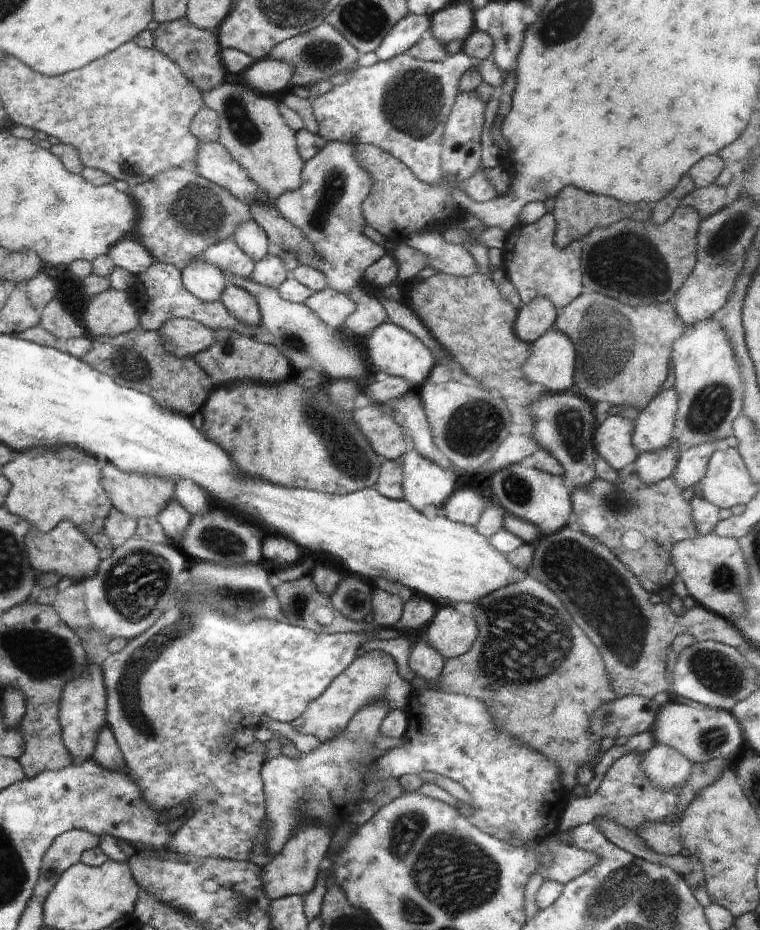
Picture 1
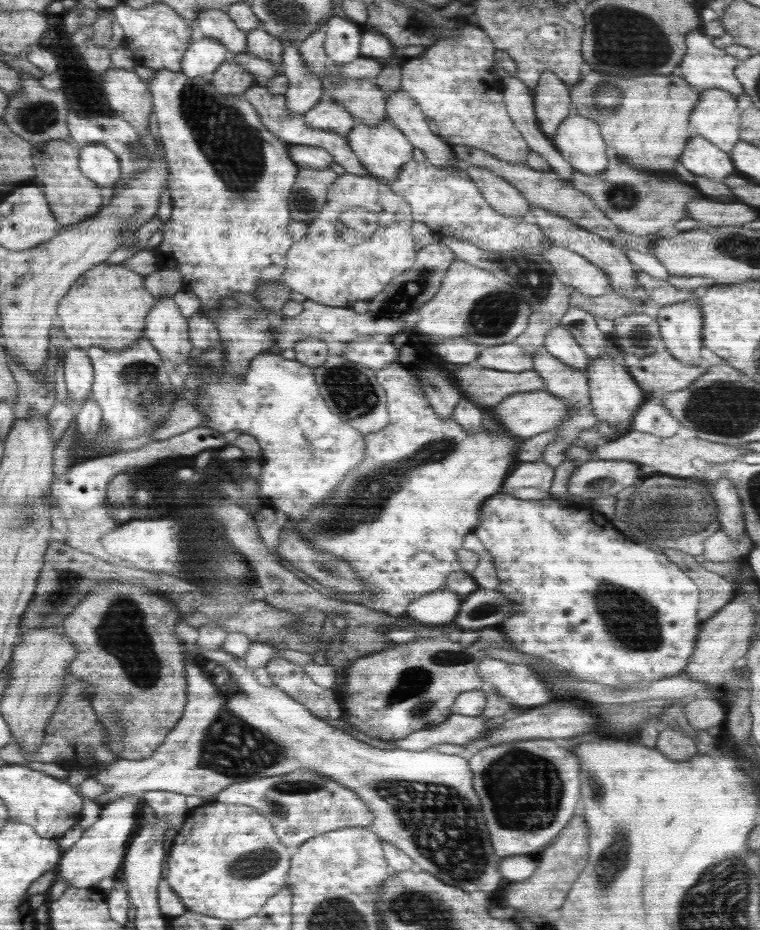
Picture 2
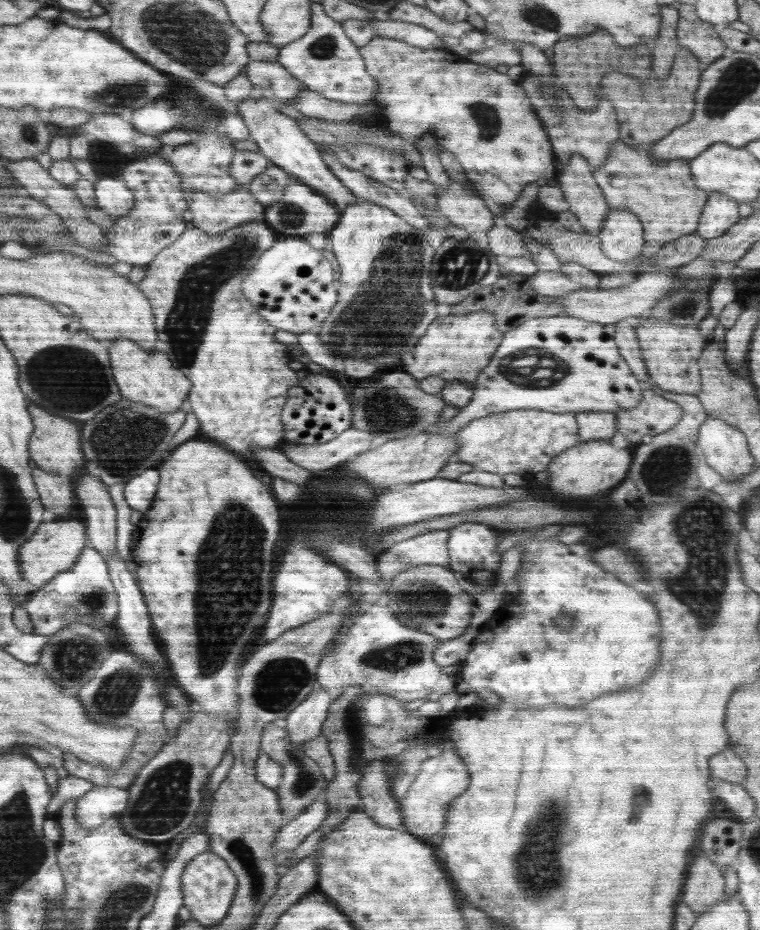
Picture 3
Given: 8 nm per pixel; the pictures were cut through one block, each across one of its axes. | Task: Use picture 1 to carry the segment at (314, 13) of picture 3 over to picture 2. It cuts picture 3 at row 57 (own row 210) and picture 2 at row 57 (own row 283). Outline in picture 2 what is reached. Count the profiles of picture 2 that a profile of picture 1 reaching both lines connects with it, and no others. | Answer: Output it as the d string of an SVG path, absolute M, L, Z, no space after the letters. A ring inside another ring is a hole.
M334 16L326 23L324 50L328 59L336 63L349 63L362 57L360 38L363 26Z

